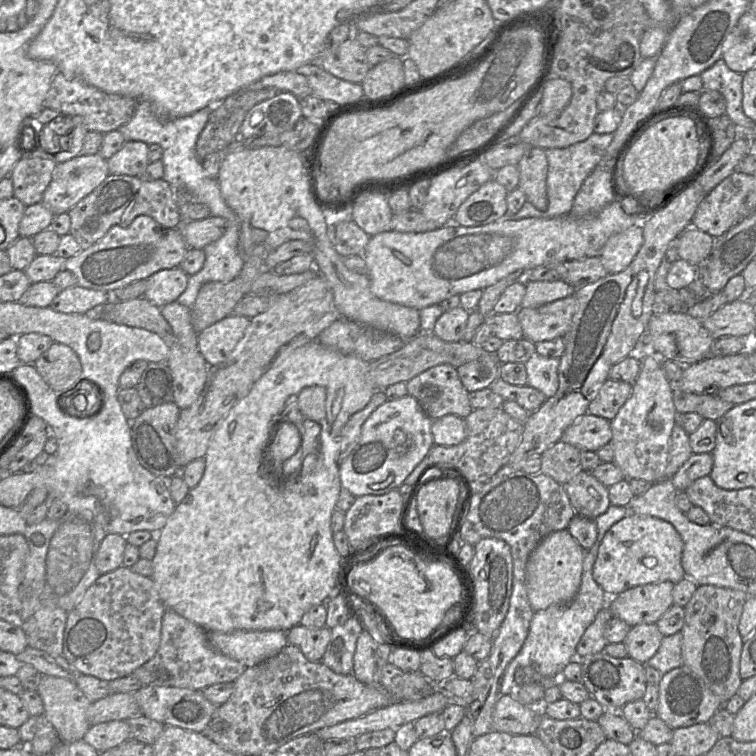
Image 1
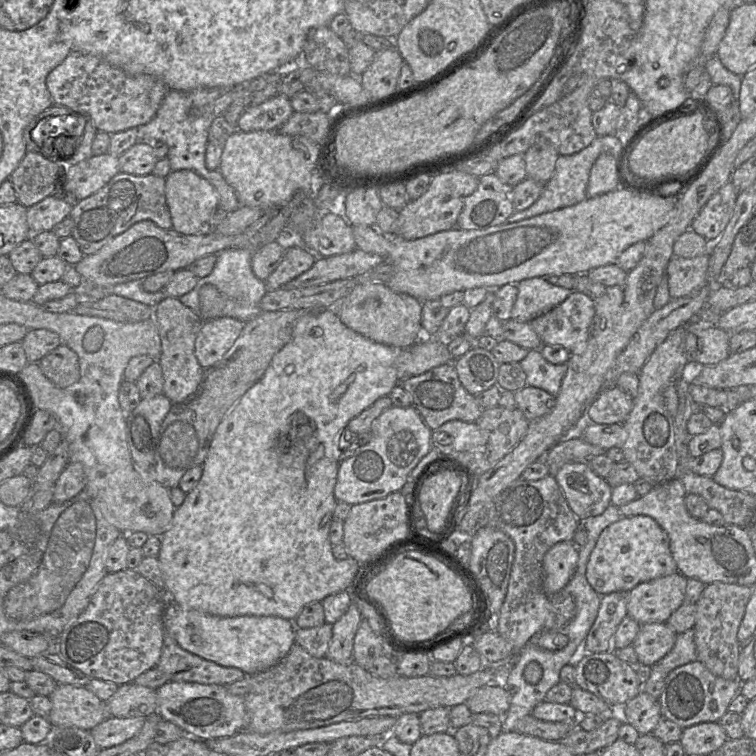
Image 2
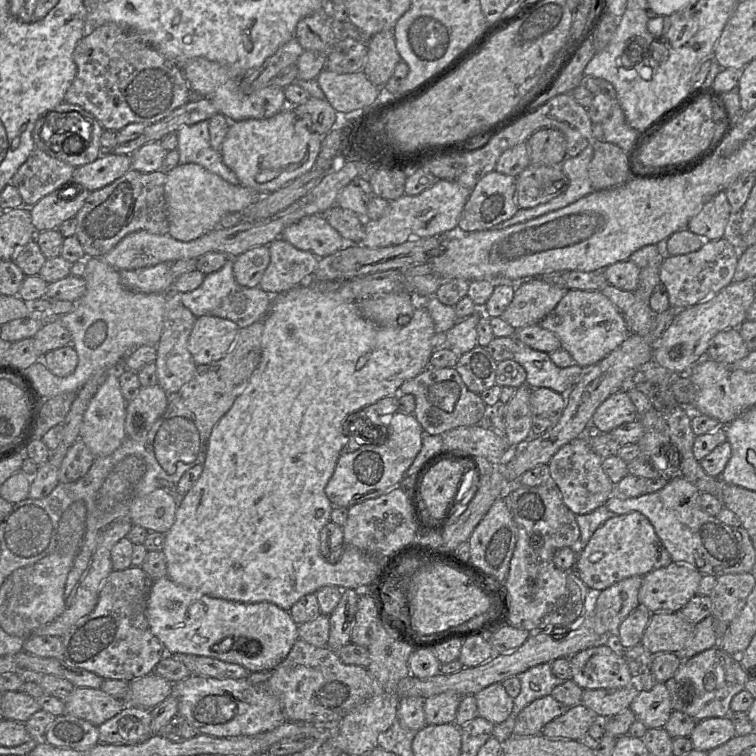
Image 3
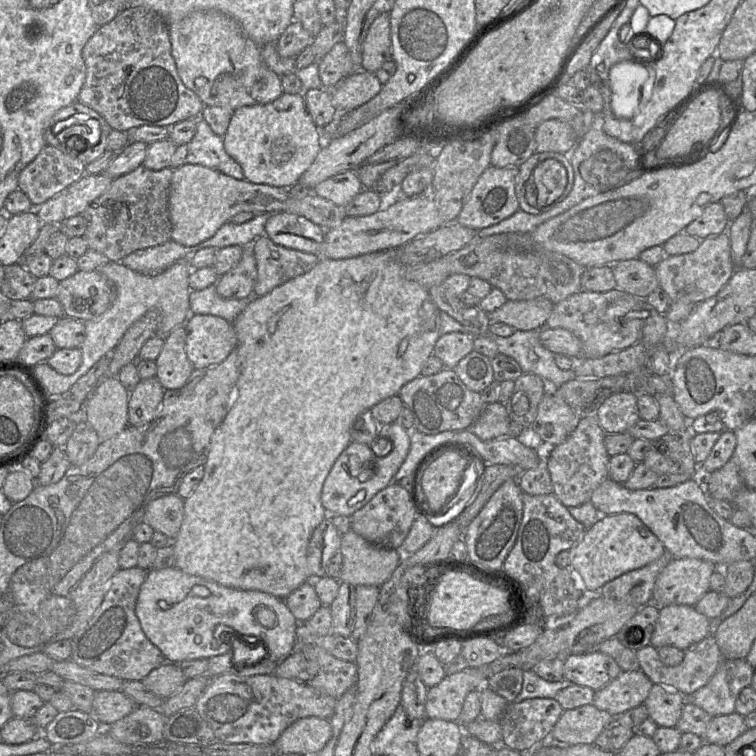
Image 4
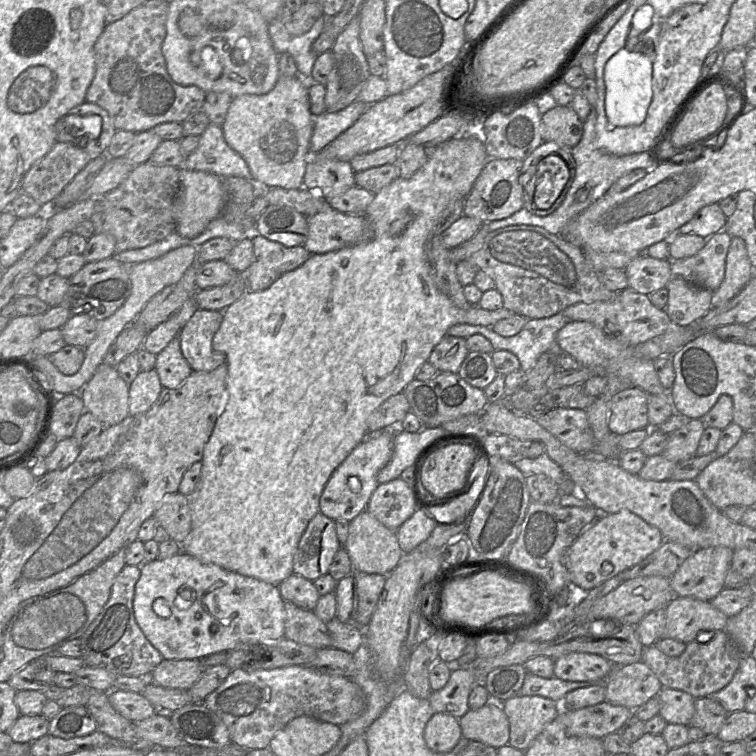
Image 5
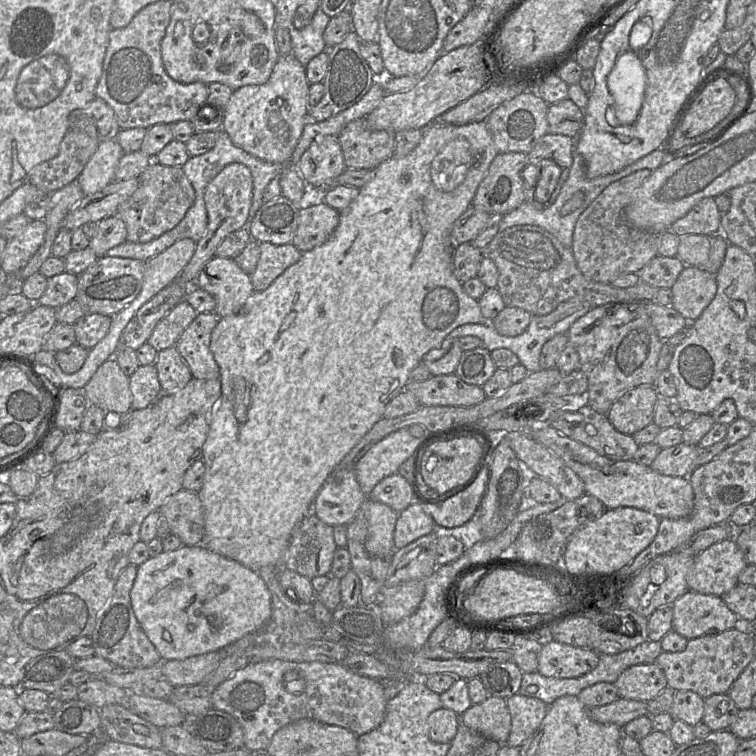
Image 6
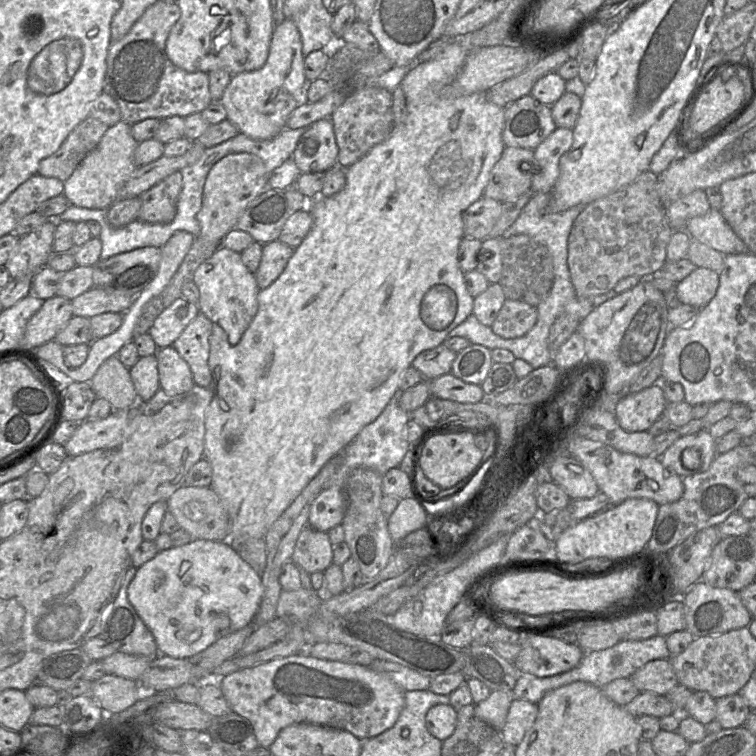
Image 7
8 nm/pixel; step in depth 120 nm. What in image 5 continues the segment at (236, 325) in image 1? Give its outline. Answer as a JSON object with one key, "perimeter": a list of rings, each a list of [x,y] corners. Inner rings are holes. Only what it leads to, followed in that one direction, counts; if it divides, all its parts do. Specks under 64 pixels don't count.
{"perimeter":[[[199,308],[179,333],[181,352],[193,372],[210,372],[226,363],[225,354],[213,349],[213,337],[221,326],[222,311]]]}

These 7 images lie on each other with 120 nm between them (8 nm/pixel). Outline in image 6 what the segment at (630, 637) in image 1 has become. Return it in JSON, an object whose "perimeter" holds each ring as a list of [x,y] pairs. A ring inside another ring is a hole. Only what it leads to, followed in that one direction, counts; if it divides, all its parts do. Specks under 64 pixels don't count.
{"perimeter":[[[686,591],[673,603],[672,630],[689,639],[741,625],[722,597]]]}

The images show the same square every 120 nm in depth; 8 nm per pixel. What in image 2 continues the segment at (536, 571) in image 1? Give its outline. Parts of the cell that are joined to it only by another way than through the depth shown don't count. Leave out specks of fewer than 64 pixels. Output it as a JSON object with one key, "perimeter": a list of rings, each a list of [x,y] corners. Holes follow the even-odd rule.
{"perimeter":[[[561,541],[553,545],[543,558],[543,588],[548,596],[560,592],[573,576],[579,548],[574,541]]]}

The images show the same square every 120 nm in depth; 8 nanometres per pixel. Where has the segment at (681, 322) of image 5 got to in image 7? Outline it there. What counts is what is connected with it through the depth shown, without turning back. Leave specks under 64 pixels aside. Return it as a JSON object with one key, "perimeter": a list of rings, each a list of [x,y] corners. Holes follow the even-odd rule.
{"perimeter":[[[697,267],[686,278],[677,283],[675,290],[682,304],[702,309],[716,295],[719,283],[718,272]]]}

